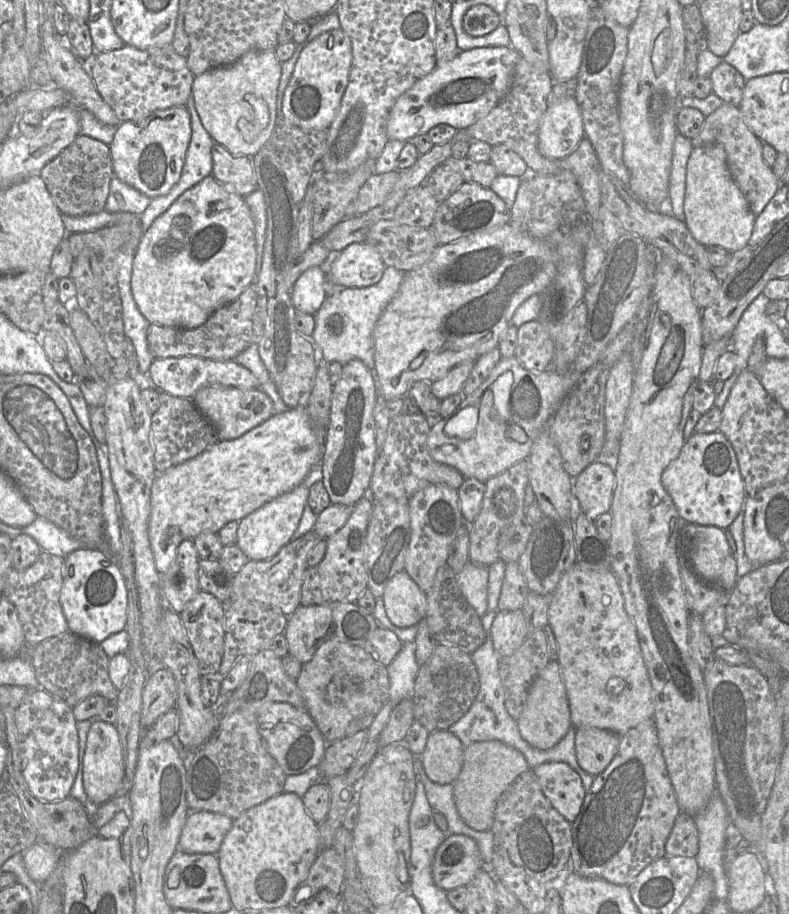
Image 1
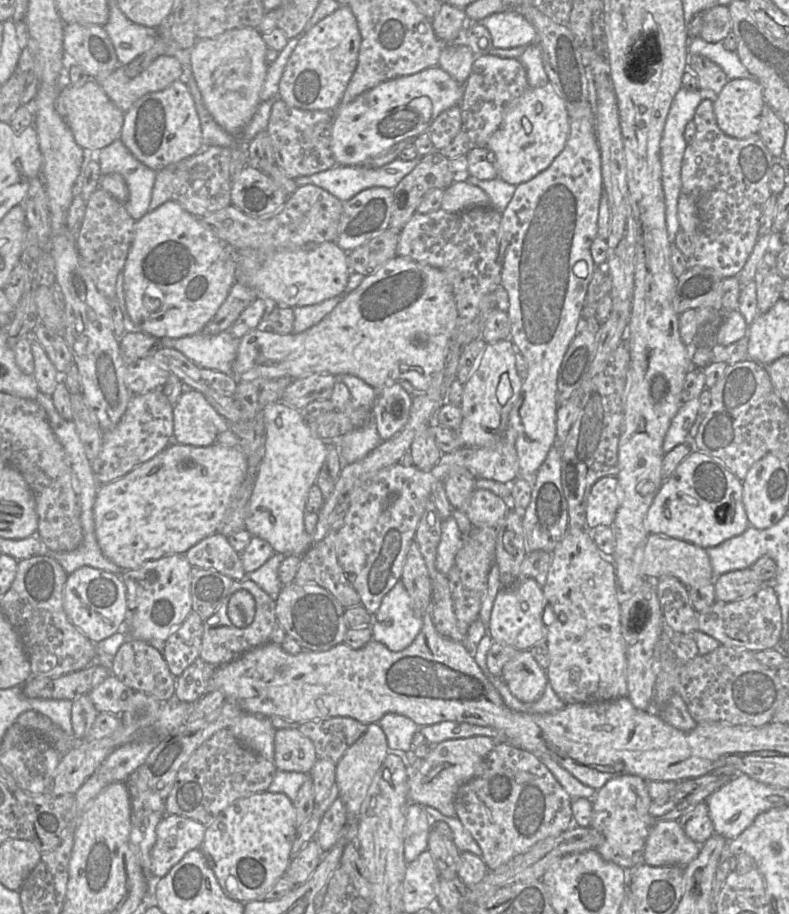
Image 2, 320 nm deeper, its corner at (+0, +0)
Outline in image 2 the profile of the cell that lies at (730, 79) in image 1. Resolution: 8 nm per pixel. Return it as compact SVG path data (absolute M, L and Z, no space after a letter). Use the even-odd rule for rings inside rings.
M689 55L688 69L697 77L699 89L713 100L729 80L720 66L704 56Z

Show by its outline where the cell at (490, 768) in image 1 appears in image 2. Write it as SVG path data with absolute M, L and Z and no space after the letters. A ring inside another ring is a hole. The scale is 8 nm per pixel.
M479 735L469 738L449 739L432 745L421 765L408 778L408 799L420 805L436 808L443 815L455 817L454 798L459 787L486 772L486 758L496 745L490 737Z

